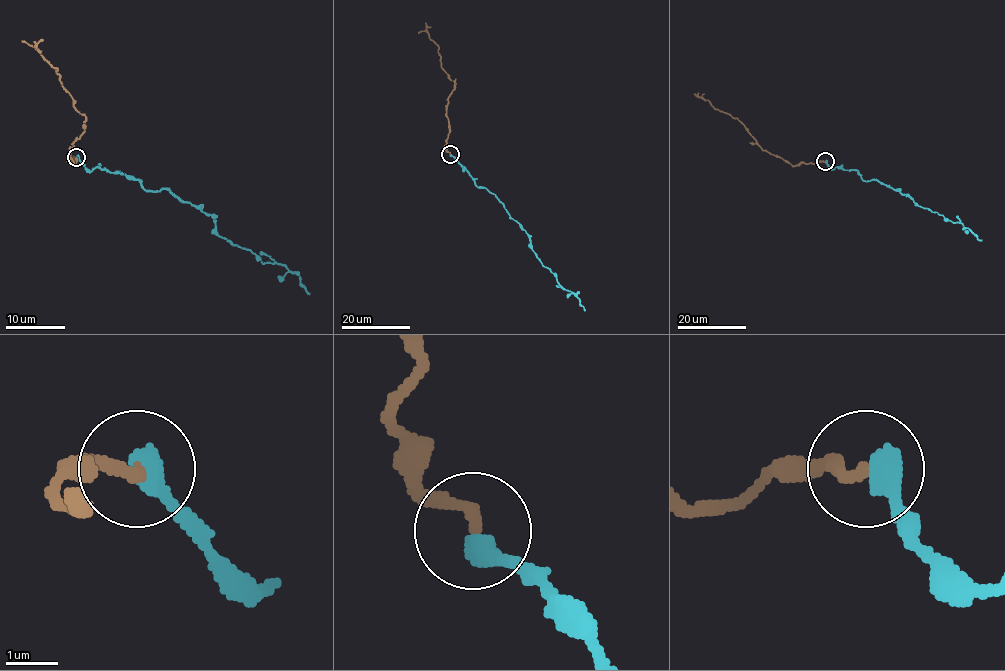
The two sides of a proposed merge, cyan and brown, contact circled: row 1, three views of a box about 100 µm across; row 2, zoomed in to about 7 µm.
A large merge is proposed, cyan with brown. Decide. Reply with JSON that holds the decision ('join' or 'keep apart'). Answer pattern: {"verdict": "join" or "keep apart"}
{"verdict": "join"}

